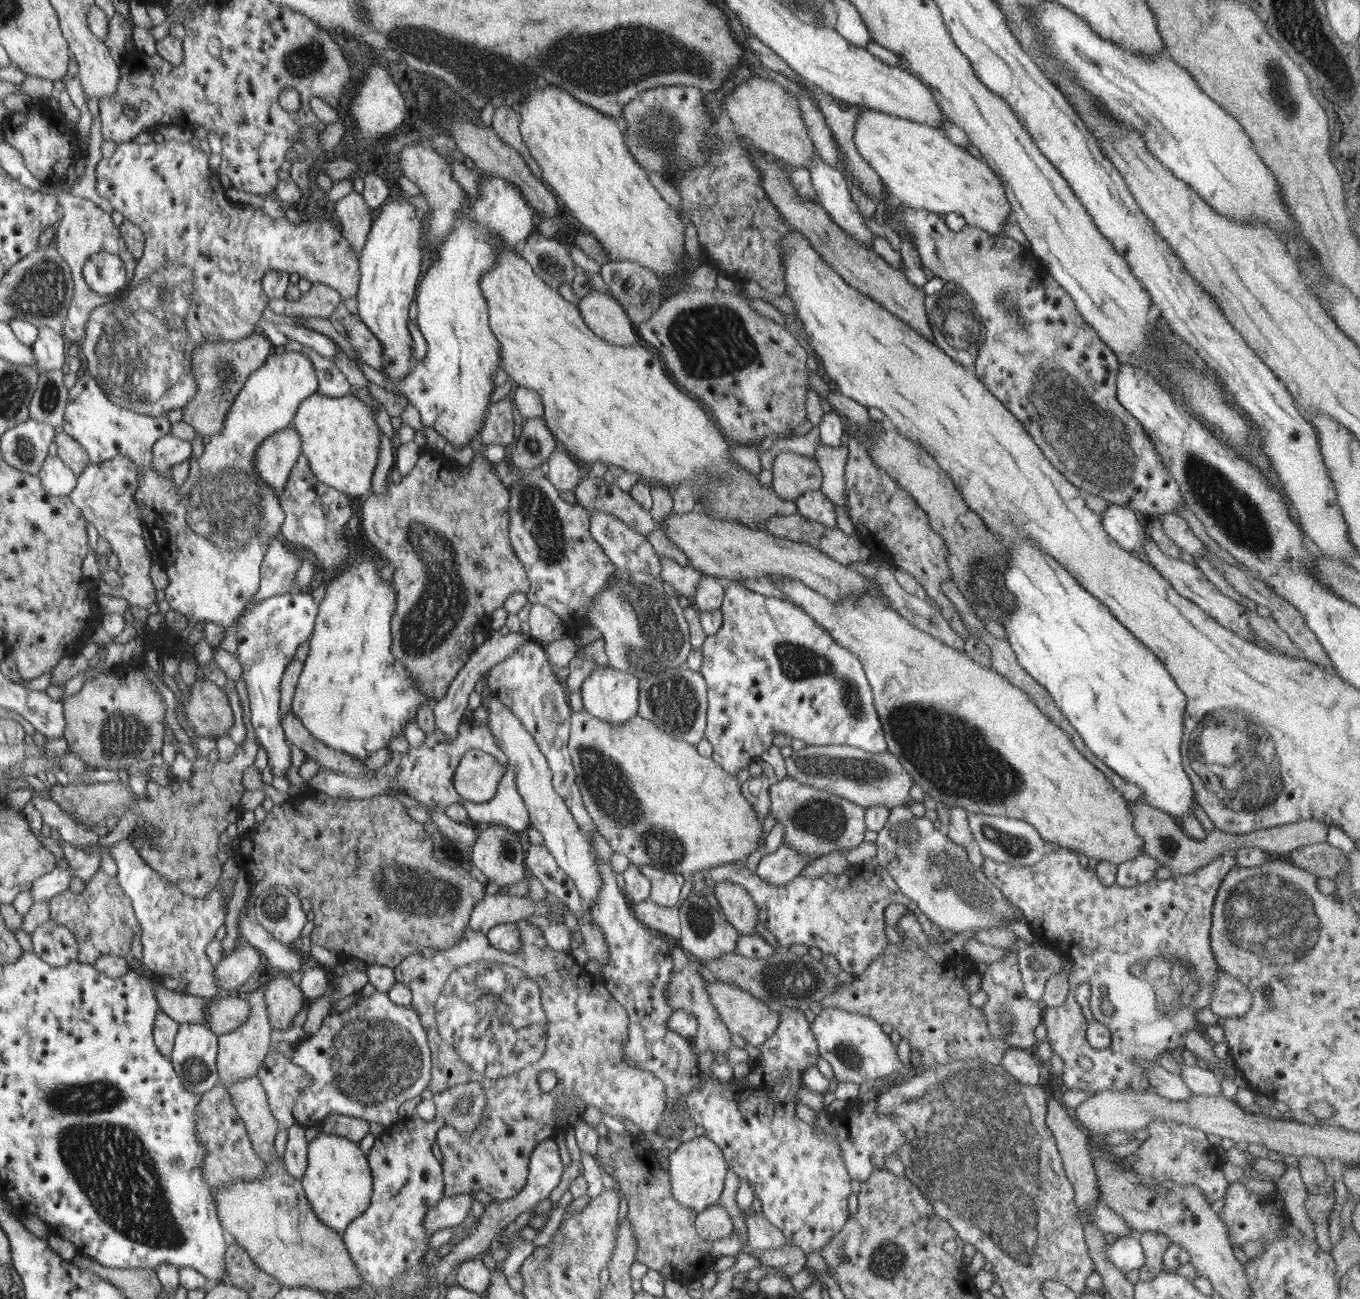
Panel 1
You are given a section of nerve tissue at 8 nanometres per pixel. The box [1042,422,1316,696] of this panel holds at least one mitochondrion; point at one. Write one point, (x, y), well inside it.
(1230, 509)

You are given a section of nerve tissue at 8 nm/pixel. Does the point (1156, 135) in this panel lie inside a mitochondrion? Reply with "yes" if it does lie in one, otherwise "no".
yes

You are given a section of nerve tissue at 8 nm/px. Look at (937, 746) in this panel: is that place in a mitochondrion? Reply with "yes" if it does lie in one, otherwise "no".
yes

